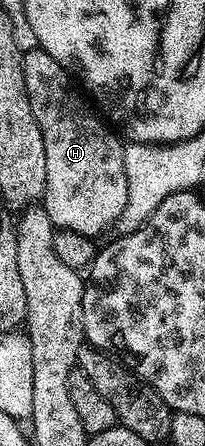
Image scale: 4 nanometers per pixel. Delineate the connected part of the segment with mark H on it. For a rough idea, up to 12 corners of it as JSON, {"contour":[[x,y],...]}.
{"contour":[[36,45],[23,77],[54,228],[97,237],[127,205],[126,144]]}

